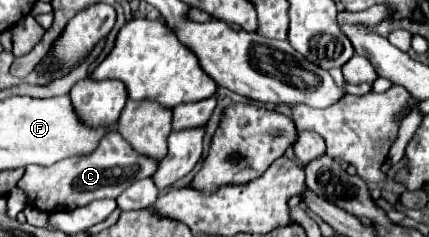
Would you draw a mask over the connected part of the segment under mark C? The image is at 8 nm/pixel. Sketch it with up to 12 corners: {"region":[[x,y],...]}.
{"region":[[117,130],[93,154],[27,166],[17,186],[51,214],[117,198],[155,160]]}

